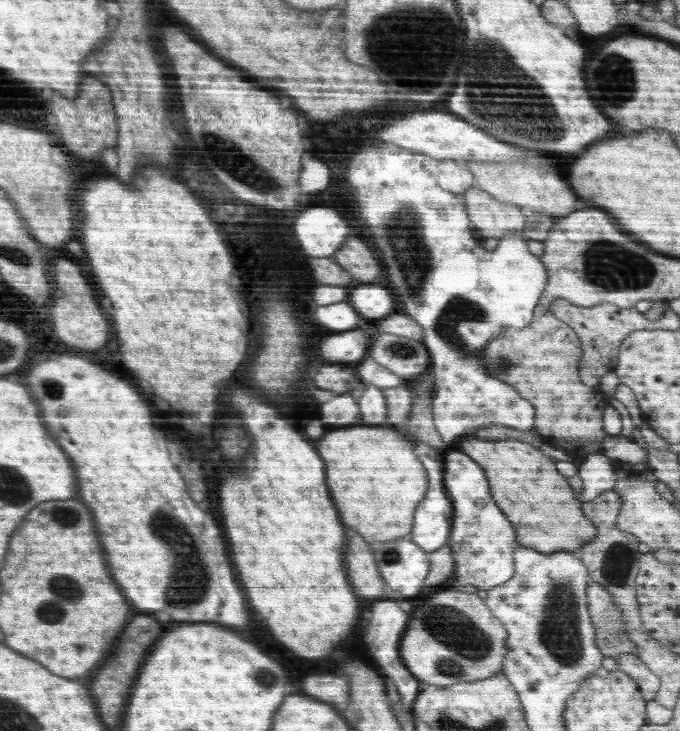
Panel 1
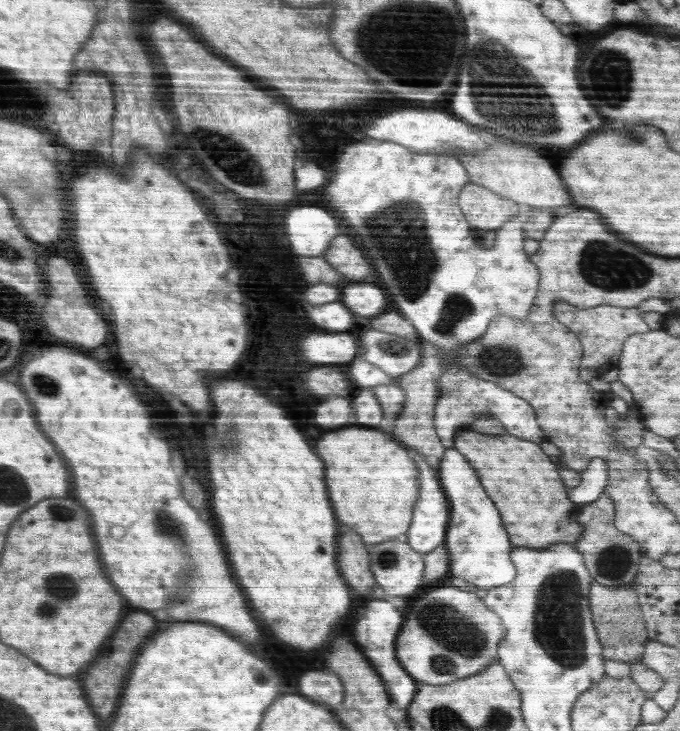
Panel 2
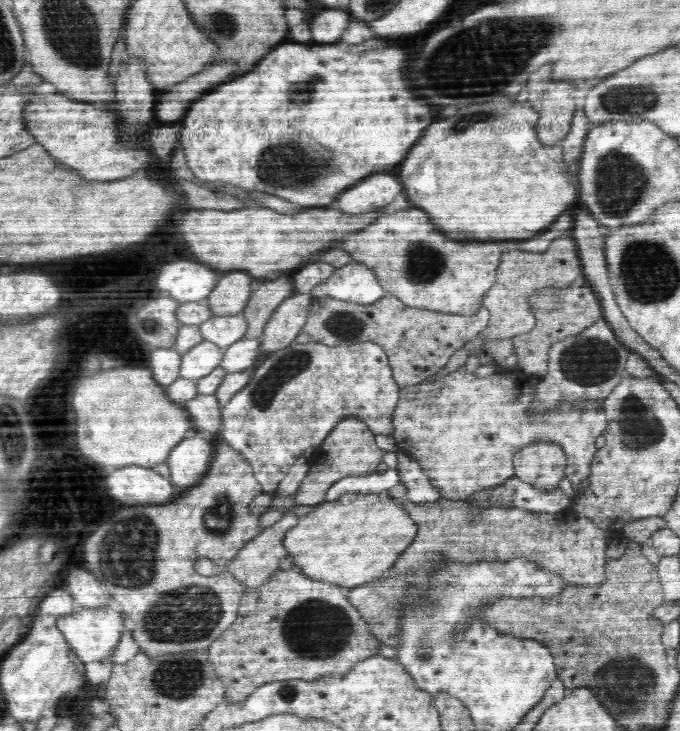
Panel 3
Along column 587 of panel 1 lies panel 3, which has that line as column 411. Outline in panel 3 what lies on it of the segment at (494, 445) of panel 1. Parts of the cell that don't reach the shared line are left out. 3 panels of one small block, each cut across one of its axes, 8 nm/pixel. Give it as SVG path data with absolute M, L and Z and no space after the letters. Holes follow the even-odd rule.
M385 492L346 493L337 501L315 505L314 510L299 518L298 526L284 534L282 543L288 549L288 555L293 558L293 568L300 569L310 578L331 582L346 590L383 577L399 560L400 554L412 544L418 532L419 526L412 520L402 502L388 497Z

